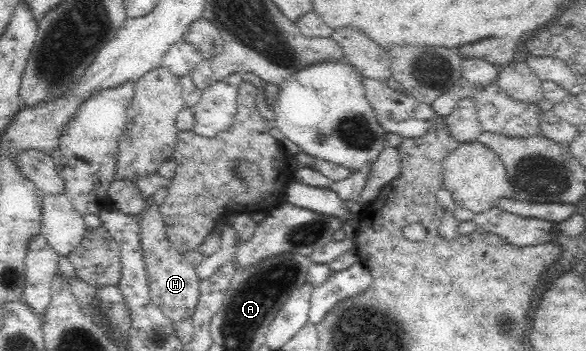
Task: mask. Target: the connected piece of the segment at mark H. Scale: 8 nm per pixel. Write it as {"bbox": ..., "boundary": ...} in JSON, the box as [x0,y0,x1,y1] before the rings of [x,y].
{"bbox":[139,206,199,323],"boundary":[[[159,206],[146,207],[139,215],[141,222],[141,246],[143,247],[143,261],[149,285],[149,295],[153,303],[158,306],[166,317],[174,323],[192,316],[199,300],[199,277],[183,254],[181,254],[167,238],[164,222]]]}

